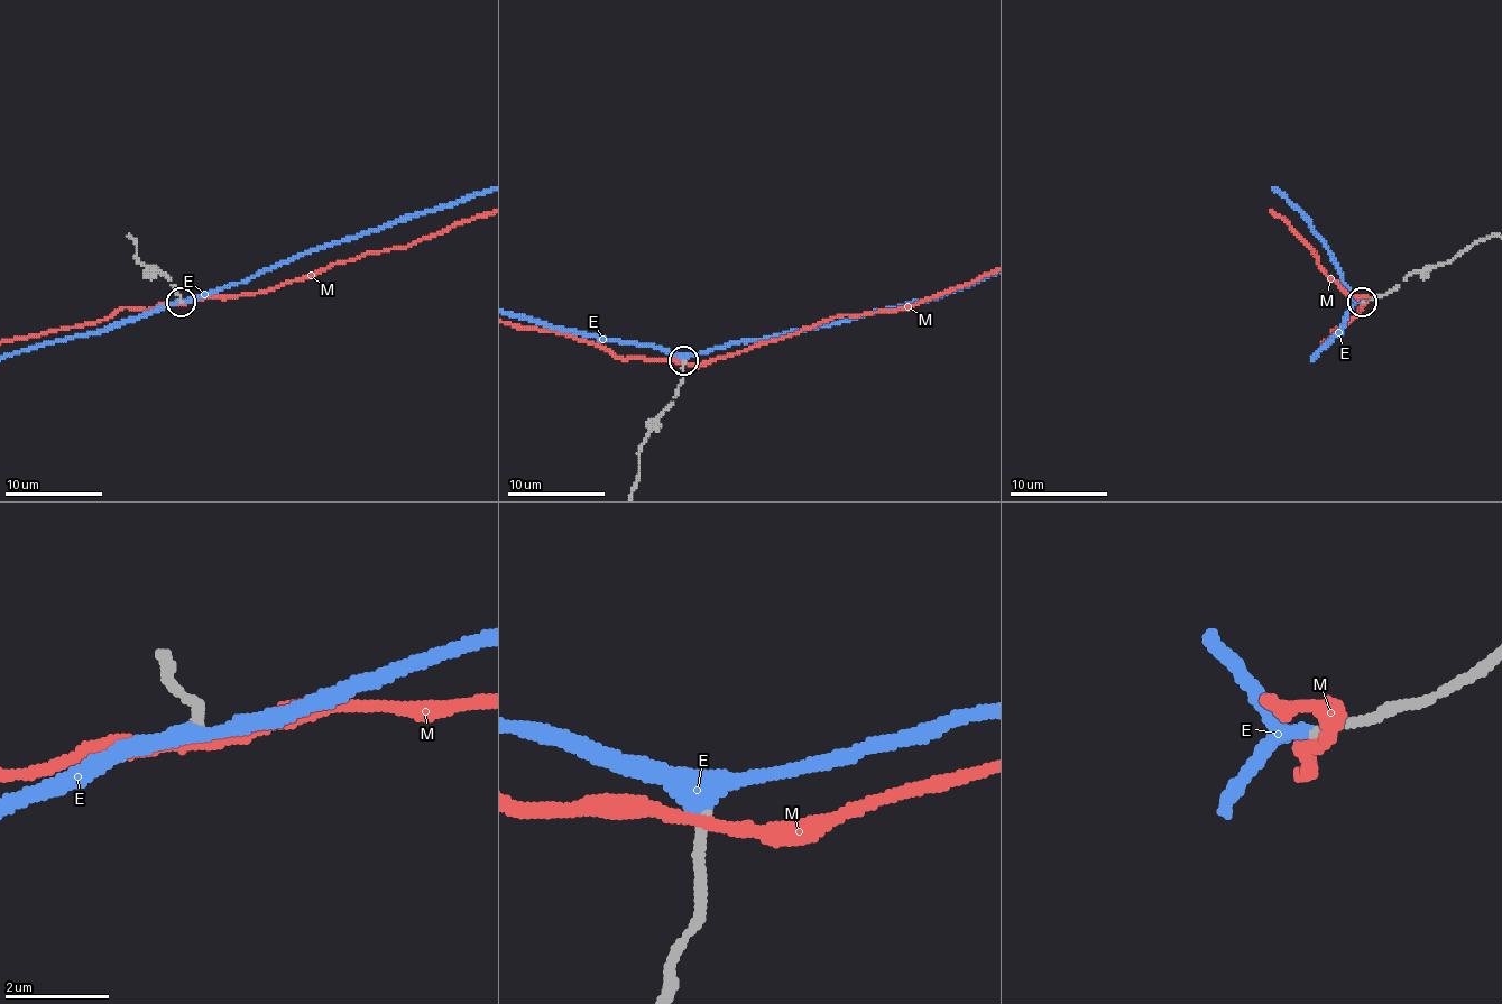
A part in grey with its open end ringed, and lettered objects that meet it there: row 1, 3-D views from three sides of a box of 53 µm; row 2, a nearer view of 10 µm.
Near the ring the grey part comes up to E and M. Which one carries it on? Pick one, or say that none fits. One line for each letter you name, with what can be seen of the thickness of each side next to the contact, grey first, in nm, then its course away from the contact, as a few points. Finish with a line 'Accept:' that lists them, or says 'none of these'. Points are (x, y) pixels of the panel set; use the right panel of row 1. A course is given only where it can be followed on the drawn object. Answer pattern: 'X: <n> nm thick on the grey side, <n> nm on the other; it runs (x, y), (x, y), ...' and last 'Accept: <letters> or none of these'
E: 190 nm thick on the grey side, 300 nm on the other
Accept: E

